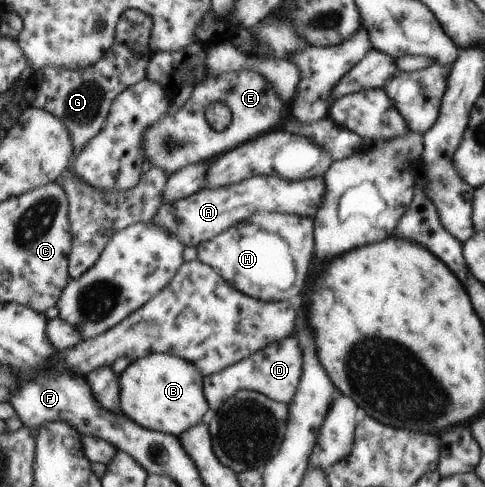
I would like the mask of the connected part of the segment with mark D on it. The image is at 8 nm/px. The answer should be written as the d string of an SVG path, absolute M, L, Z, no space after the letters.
M290 336L269 344L240 363L232 364L220 372L203 379L203 390L209 410L216 412L237 390L256 391L277 403L289 405L296 394L303 373L303 352L299 340Z

